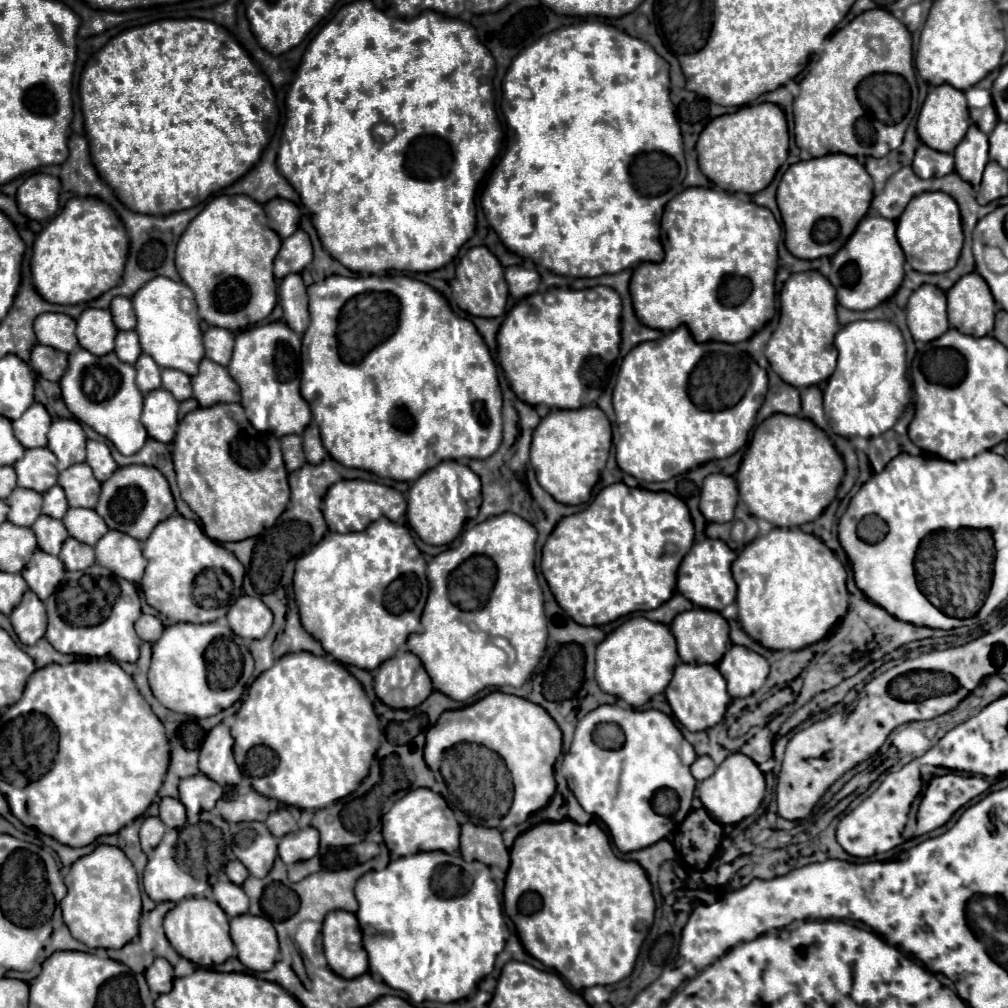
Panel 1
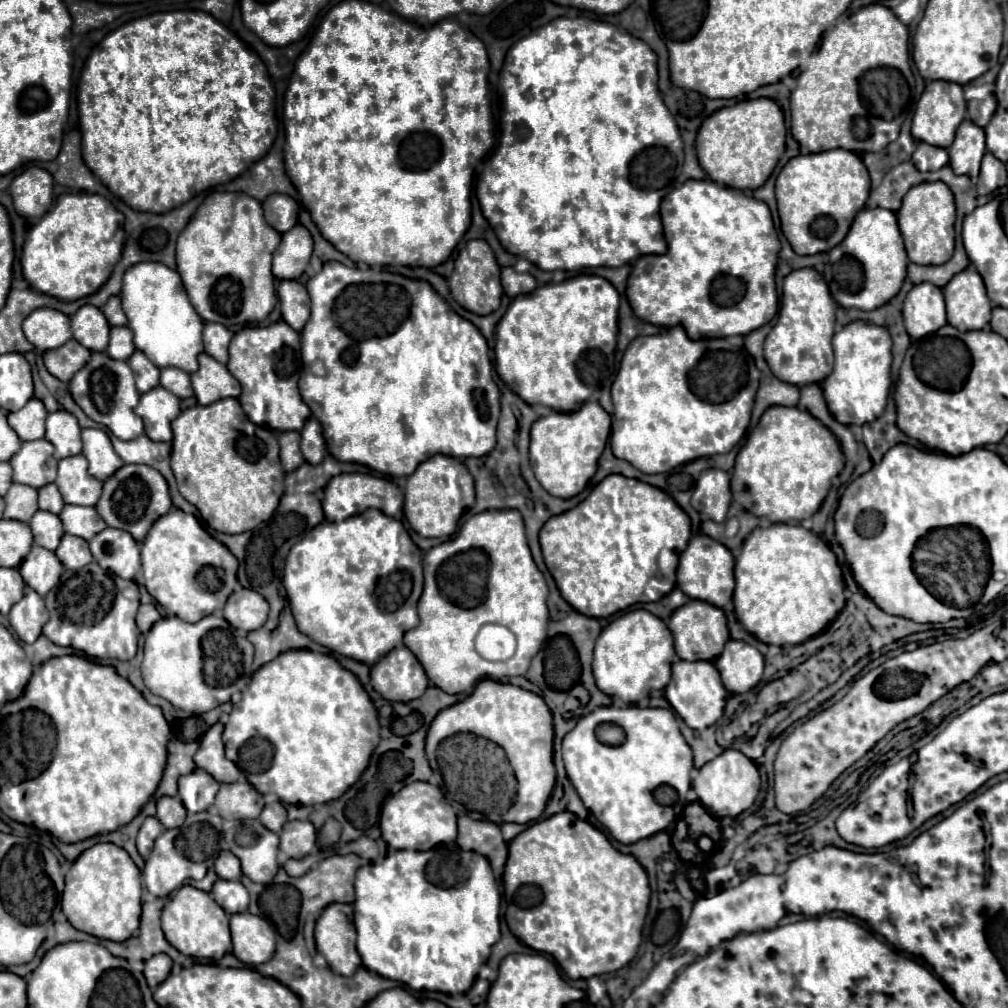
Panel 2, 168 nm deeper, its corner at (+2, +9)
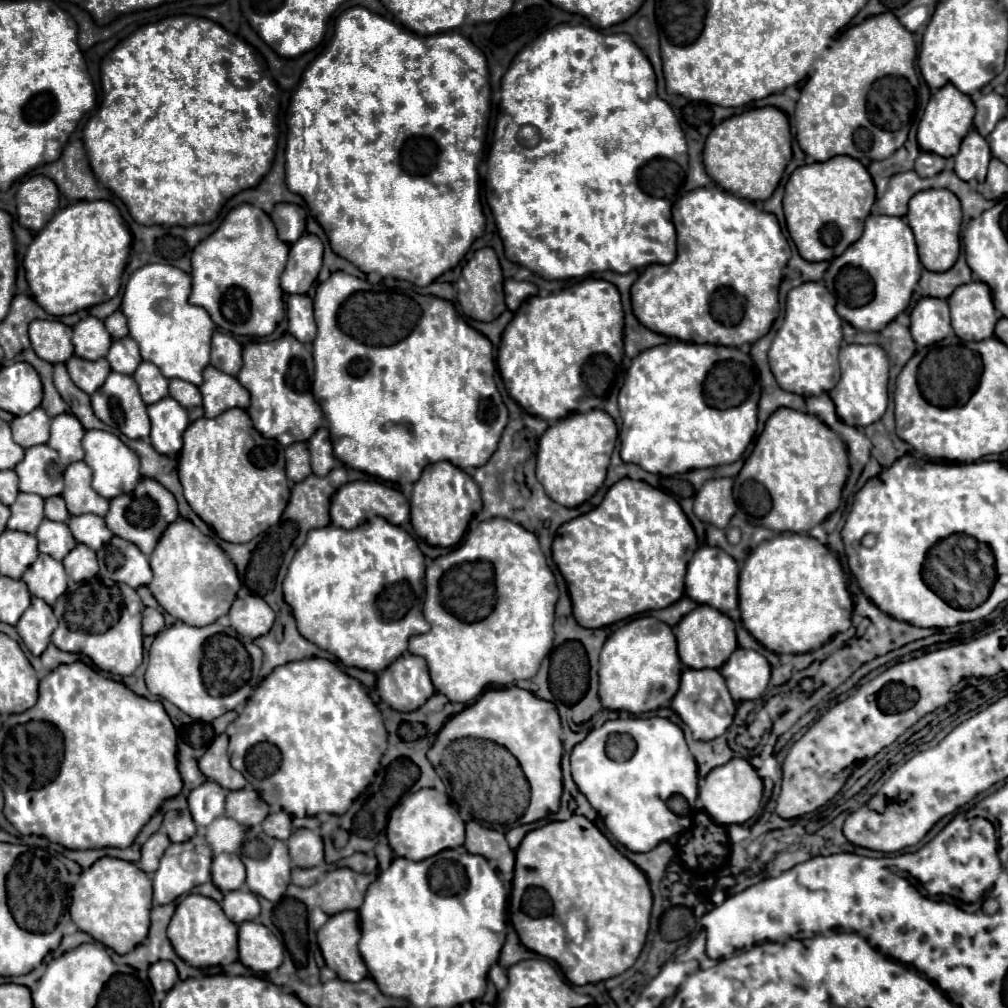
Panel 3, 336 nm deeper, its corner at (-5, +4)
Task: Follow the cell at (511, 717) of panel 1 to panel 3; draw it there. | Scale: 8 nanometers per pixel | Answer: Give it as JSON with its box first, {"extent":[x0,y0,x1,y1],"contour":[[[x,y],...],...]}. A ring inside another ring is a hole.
{"extent":[427,688,563,824],"contour":[[[501,688],[487,690],[475,704],[467,706],[463,712],[455,714],[437,734],[431,750],[427,752],[429,762],[436,768],[440,766],[443,752],[449,742],[459,738],[483,738],[505,746],[521,764],[529,784],[531,784],[531,802],[519,824],[531,824],[545,818],[551,812],[559,810],[561,800],[562,769],[561,758],[563,744],[561,740],[561,720],[557,708],[547,700],[533,696],[521,688]]]}

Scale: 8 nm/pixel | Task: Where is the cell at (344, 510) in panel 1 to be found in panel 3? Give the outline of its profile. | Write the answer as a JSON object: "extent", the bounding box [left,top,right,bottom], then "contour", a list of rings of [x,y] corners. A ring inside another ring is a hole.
{"extent":[331,480,409,528],"contour":[[[359,480],[359,482],[349,482],[337,490],[337,494],[331,500],[331,524],[339,528],[355,528],[361,522],[365,522],[367,514],[381,516],[389,520],[391,524],[403,524],[409,518],[409,500],[401,496],[399,490],[381,484],[381,482],[371,482],[371,480]]]}

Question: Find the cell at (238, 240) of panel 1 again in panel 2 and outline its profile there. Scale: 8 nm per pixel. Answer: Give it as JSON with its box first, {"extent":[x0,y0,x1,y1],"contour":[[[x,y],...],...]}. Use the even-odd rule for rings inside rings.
{"extent":[176,193,280,327],"contour":[[[210,193],[194,213],[194,219],[190,219],[190,223],[184,227],[182,235],[178,235],[176,243],[178,273],[198,315],[202,315],[204,321],[216,321],[226,327],[246,325],[268,317],[268,313],[274,309],[278,301],[274,293],[274,275],[270,271],[272,253],[278,247],[278,243],[280,233],[266,223],[260,201],[246,193]]]}

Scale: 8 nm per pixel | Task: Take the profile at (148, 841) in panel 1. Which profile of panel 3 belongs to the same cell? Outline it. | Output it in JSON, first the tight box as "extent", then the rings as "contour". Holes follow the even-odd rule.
{"extent":[137,830,171,874],"contour":[[[163,830],[155,832],[155,834],[143,844],[143,848],[141,848],[141,860],[137,862],[137,866],[139,866],[143,872],[147,872],[147,874],[155,872],[161,856],[163,856],[163,852],[165,852],[165,848],[167,848],[169,844],[171,844],[171,840],[165,836]]]}

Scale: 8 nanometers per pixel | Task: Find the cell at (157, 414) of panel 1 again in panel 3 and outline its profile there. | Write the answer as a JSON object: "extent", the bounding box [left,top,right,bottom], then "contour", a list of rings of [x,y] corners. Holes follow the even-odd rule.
{"extent":[147,396,189,456],"contour":[[[171,396],[147,406],[151,420],[151,444],[157,452],[165,456],[179,456],[181,452],[181,436],[189,426],[187,410],[177,404]]]}

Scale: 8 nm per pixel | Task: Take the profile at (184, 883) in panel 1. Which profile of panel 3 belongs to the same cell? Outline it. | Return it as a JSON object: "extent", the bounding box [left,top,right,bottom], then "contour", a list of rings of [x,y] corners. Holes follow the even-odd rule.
{"extent":[153,840,213,904],"contour":[[[187,840],[181,844],[171,844],[165,850],[165,856],[161,858],[161,866],[153,876],[153,902],[155,904],[169,904],[175,902],[179,896],[189,894],[191,888],[203,884],[203,866],[199,862],[209,862],[211,866],[211,856],[213,854],[201,854],[205,852],[205,848],[201,844],[197,844],[195,840]]]}

